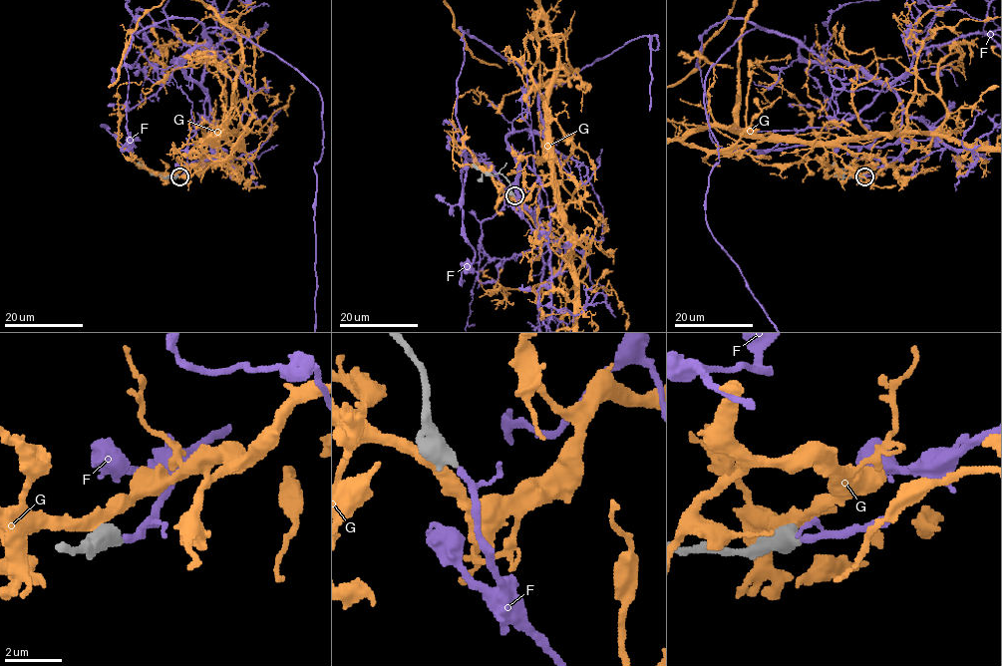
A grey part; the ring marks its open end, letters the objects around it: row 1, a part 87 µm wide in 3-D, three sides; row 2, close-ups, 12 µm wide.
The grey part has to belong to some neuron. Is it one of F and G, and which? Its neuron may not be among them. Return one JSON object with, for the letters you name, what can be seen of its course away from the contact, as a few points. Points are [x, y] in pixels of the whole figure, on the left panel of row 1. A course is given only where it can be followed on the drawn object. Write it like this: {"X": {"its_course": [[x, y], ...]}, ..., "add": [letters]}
{"add": ["F"]}

